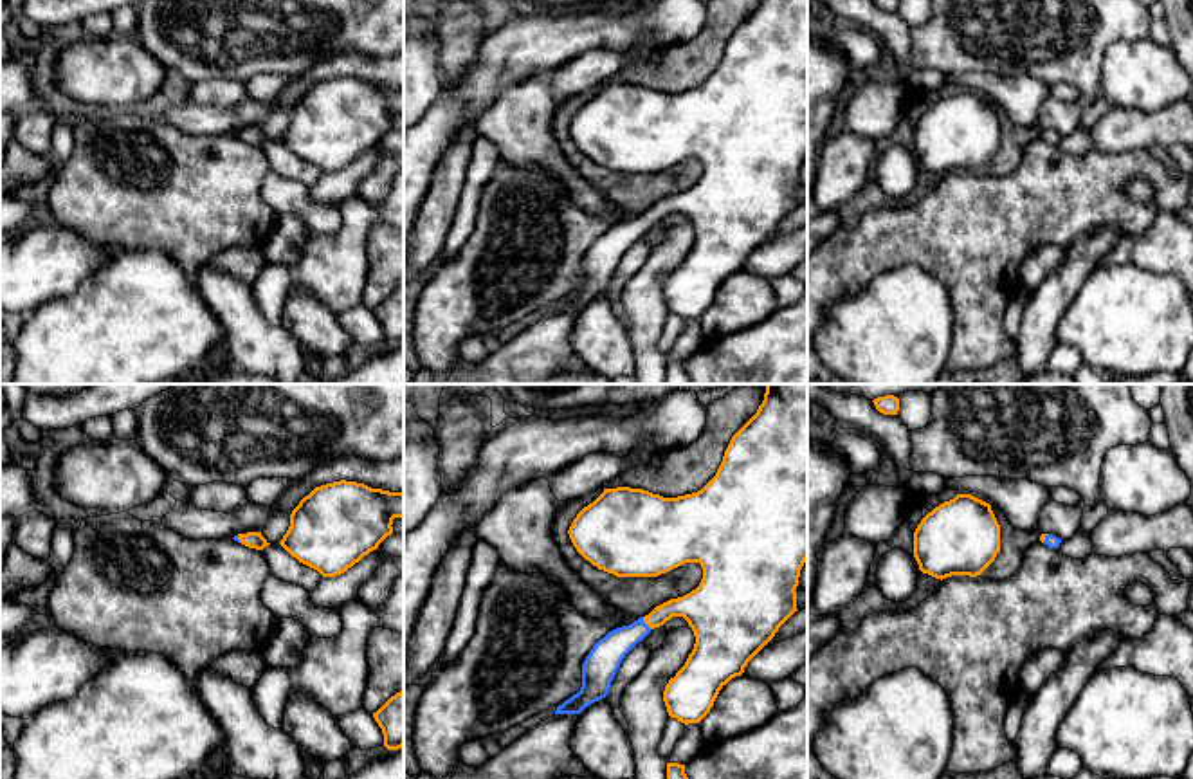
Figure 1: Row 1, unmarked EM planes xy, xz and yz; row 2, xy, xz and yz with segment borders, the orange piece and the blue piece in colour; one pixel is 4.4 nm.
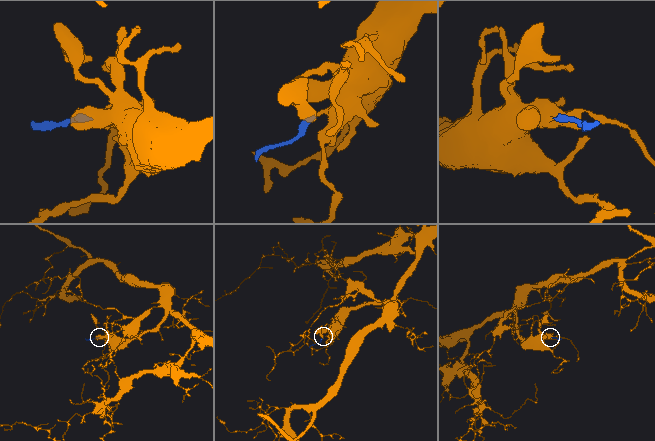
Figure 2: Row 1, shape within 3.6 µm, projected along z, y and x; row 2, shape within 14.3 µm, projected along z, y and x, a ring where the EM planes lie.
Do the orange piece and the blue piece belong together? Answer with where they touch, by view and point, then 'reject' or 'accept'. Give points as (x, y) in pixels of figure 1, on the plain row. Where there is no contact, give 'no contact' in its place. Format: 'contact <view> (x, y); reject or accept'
contact xz (646, 219); accept

